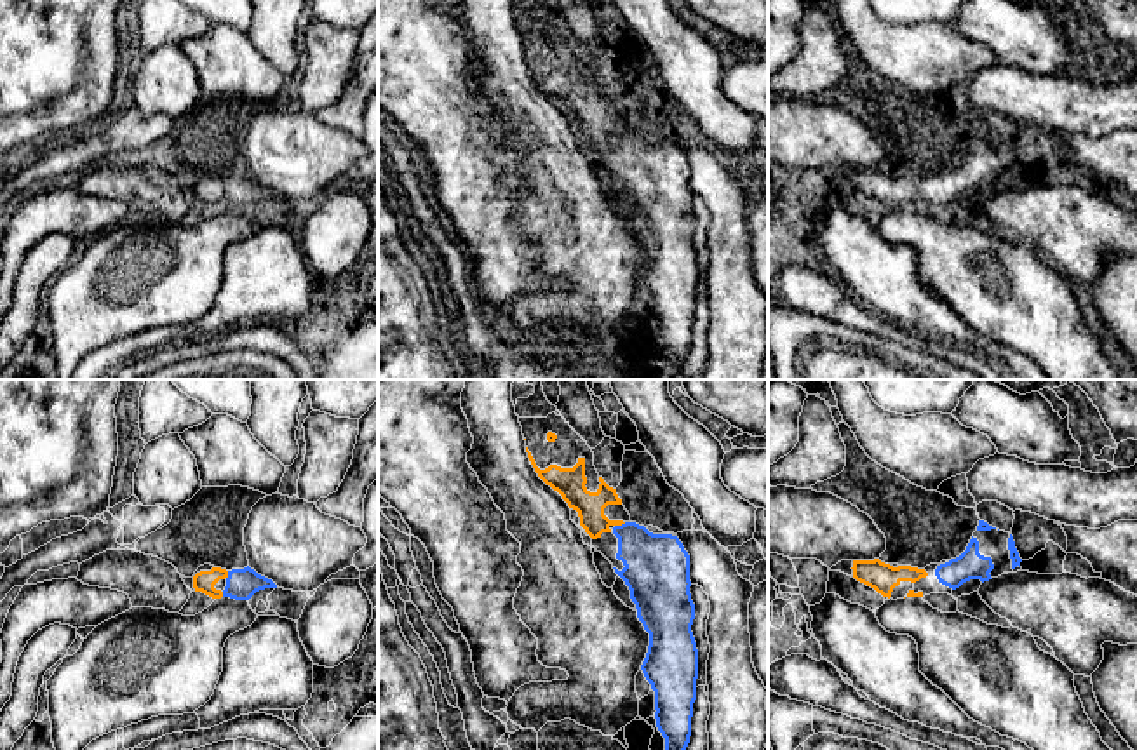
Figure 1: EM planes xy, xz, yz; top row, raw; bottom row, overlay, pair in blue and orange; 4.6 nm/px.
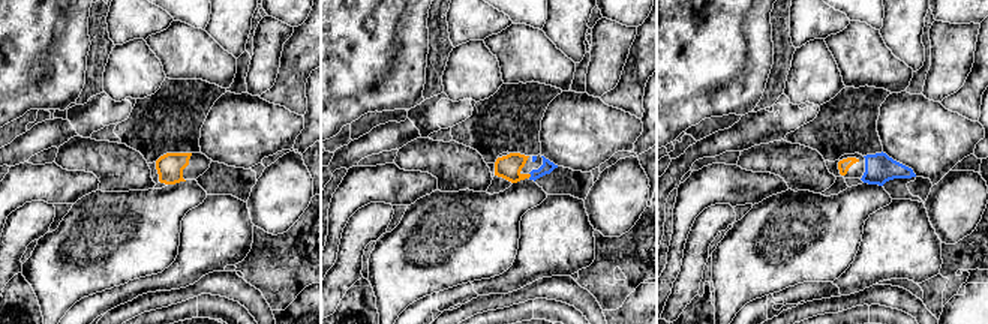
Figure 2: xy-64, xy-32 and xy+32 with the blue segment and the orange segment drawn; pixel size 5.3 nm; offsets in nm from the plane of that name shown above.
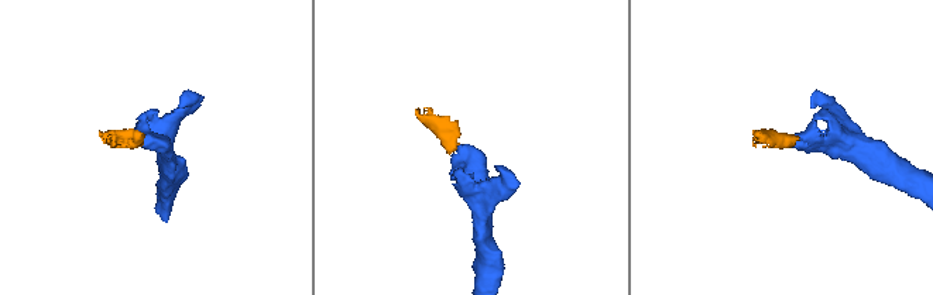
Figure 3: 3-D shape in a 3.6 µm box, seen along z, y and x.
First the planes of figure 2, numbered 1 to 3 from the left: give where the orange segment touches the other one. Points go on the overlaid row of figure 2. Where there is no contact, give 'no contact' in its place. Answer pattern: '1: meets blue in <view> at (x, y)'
1: no contact
2: meets blue in xy-32 at (531, 176)
3: no contact

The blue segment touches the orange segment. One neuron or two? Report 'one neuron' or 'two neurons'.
one neuron

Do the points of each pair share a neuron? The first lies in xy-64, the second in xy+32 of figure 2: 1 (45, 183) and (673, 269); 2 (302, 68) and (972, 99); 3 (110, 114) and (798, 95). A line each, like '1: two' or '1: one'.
1: one
2: one
3: two

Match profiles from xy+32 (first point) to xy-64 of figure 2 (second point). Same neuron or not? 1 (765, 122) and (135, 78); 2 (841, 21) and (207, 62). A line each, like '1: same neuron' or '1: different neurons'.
1: different neurons
2: different neurons

